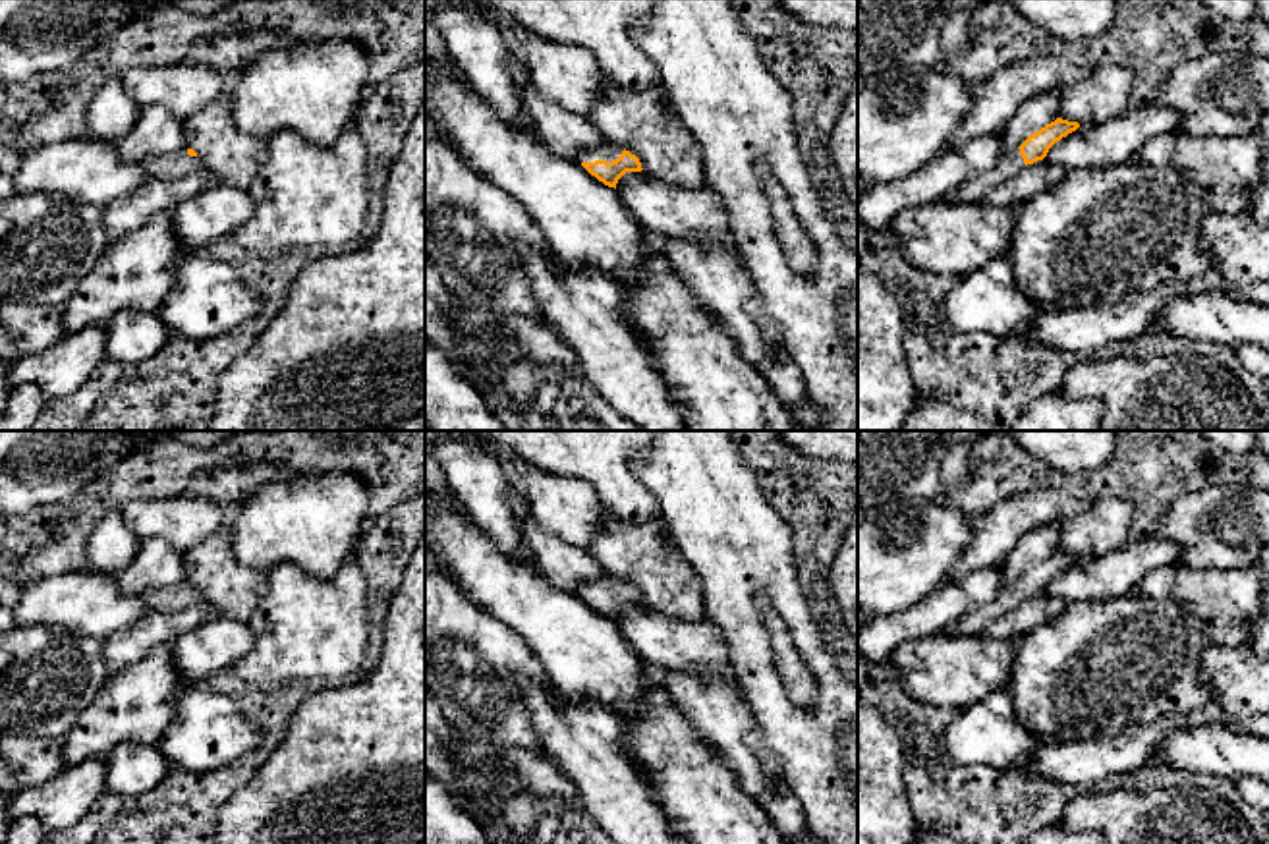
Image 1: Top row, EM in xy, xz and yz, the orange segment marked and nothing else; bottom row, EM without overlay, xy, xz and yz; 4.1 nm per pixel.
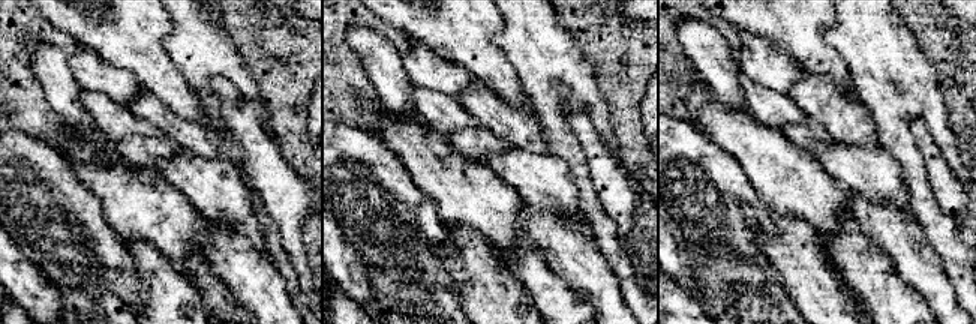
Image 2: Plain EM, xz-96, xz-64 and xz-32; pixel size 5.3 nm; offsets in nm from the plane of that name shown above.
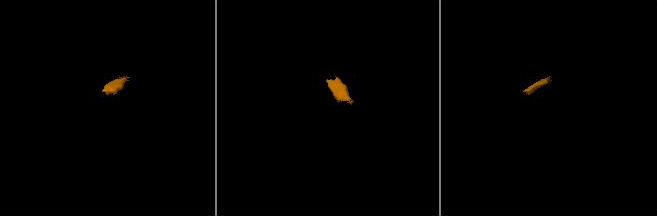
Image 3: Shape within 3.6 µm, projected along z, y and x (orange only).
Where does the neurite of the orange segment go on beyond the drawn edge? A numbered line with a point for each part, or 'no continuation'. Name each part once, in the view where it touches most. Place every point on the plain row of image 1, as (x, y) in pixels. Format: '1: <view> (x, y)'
1: xz (611, 584)

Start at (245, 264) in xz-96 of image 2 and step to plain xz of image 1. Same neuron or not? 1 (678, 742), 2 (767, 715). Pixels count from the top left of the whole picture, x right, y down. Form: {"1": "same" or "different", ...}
{"1": "different", "2": "different"}

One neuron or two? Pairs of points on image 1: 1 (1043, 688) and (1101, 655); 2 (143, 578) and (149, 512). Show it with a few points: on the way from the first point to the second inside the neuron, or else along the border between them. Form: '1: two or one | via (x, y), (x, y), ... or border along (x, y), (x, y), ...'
1: one | via (1061, 688), (1076, 678), (1088, 680), (1094, 673)
2: two | border along (141, 539), (165, 537), (182, 553)

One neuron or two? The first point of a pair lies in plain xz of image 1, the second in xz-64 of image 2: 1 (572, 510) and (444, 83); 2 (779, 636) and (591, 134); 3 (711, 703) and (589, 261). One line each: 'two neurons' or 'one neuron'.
1: one neuron
2: one neuron
3: one neuron

